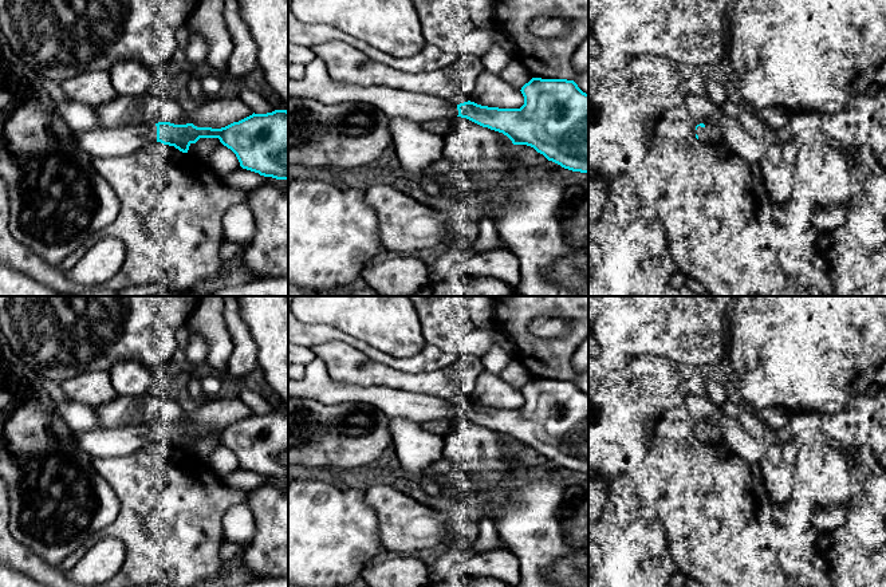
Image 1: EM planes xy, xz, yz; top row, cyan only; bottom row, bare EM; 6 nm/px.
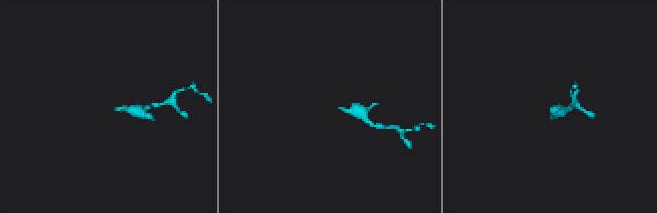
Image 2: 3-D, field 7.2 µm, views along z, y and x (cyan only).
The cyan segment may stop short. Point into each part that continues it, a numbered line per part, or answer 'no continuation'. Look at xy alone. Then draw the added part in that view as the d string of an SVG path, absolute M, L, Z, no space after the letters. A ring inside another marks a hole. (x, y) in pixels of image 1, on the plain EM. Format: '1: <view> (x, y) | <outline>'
1: xy (98, 442) | M131 423L115 429L74 432L79 446L91 457L126 456L157 441L154 423Z

